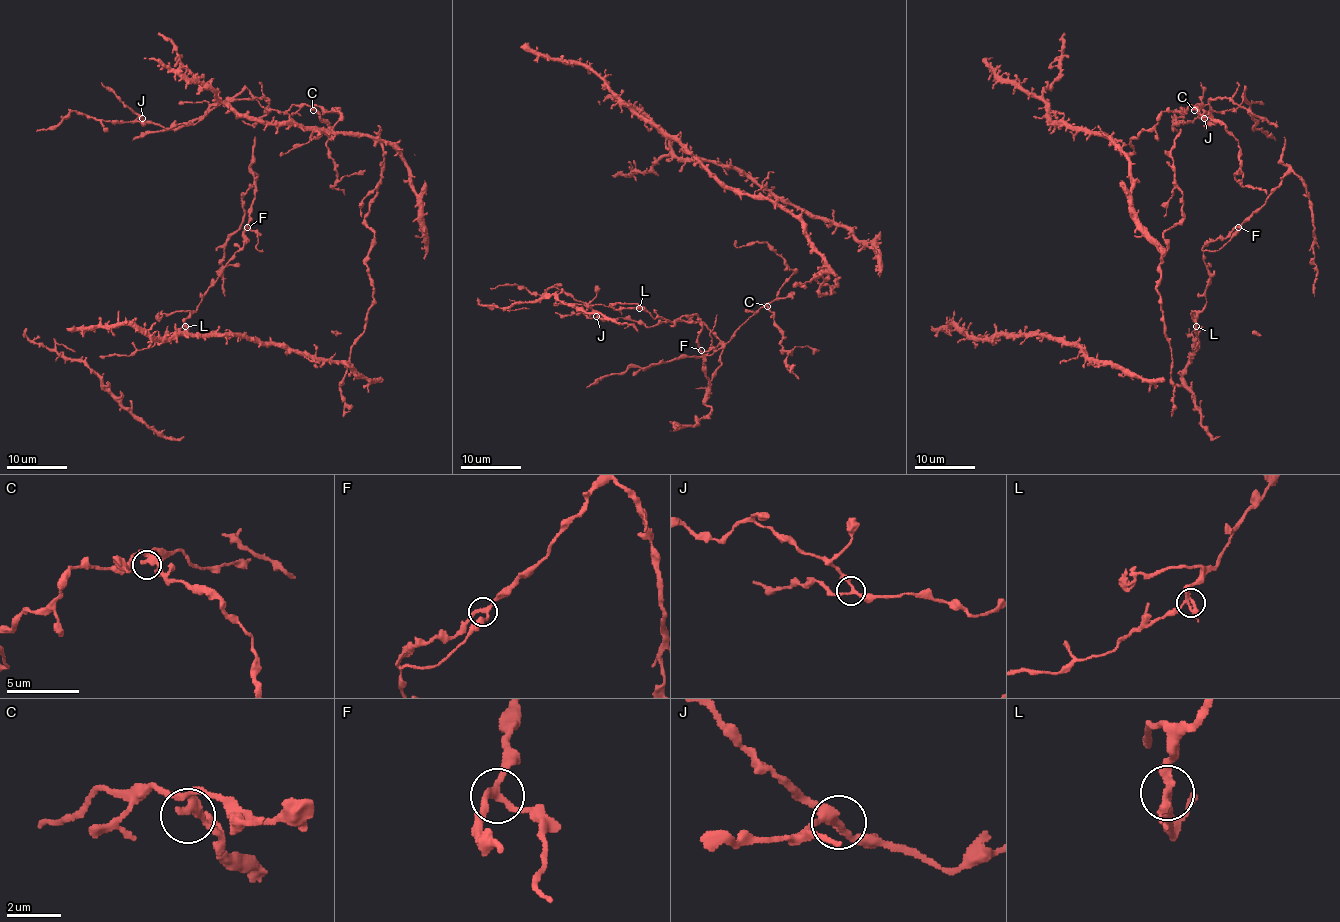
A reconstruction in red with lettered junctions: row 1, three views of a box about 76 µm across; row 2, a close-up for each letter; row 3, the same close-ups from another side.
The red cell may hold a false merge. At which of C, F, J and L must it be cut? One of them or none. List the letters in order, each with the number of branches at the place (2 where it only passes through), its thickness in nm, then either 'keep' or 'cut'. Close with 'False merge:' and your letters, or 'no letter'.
C: 3 | 240 nm | keep
F: 3 | 220 nm | keep
J: 3 | 220 nm | keep
L: 3 | 240 nm | cut
False merge: L

